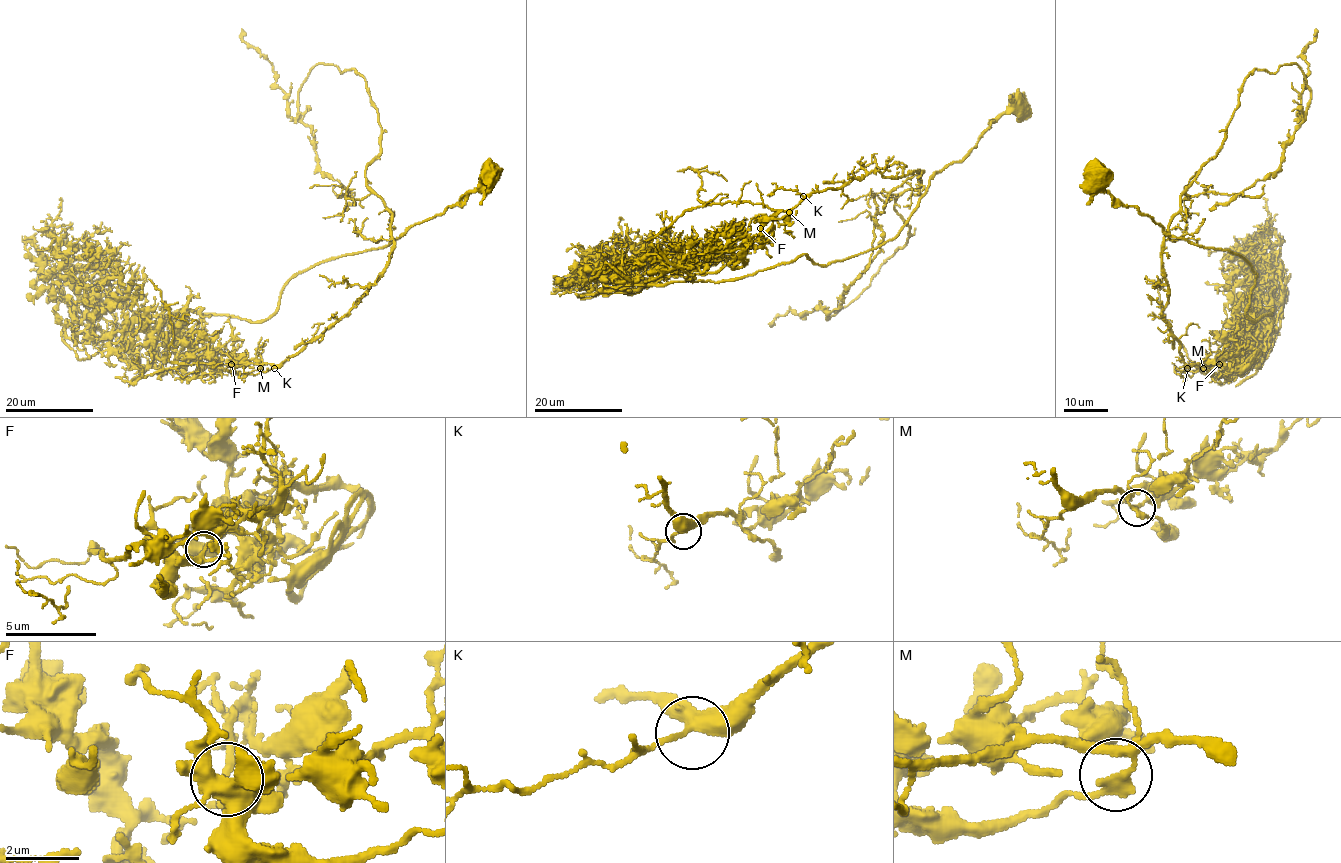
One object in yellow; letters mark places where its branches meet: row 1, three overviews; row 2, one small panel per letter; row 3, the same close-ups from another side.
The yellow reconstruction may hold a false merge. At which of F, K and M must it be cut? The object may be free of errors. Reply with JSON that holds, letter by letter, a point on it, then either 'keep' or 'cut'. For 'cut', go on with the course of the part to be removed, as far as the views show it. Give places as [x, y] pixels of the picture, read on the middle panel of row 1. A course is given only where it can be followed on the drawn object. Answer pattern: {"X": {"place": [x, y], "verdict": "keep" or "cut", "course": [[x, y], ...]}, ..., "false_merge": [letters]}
{"F": {"place": [760, 228], "verdict": "keep"}, "K": {"place": [803, 196], "verdict": "keep"}, "M": {"place": [789, 212], "verdict": "cut", "course": [[789, 212], [873, 171], [922, 172], [896, 198], [907, 242], [828, 319], [880, 249], [873, 218]]}, "false_merge": ["M"]}

